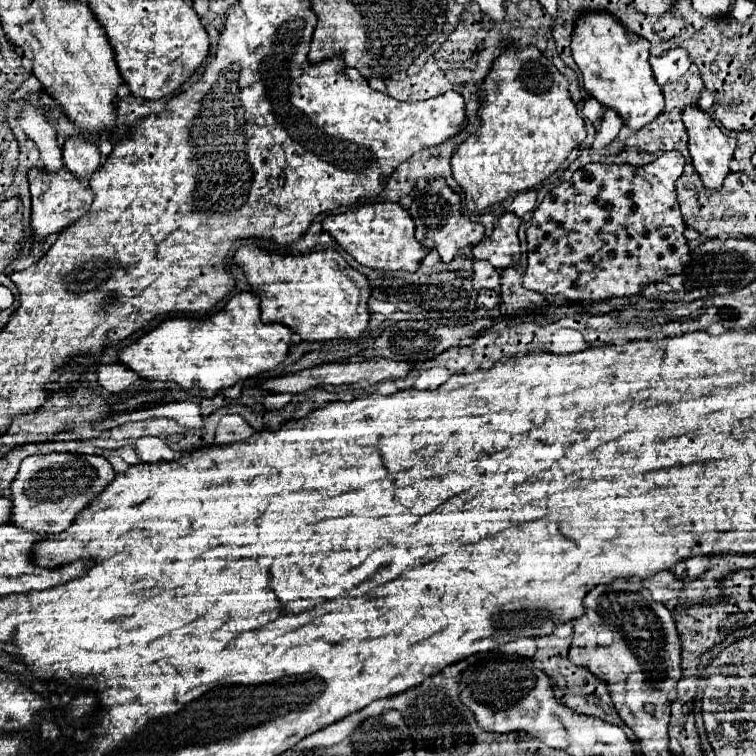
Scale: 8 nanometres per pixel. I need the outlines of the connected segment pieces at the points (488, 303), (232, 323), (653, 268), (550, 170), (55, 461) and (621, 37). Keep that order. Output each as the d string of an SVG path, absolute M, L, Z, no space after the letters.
M482 290L480 294L478 294L478 306L480 308L488 308L488 310L492 310L492 308L496 308L498 306L498 294L494 292L494 290Z
M240 292L240 294L236 294L234 298L230 298L228 304L226 304L220 312L214 312L214 314L208 316L208 318L196 318L196 320L194 320L194 318L168 318L168 320L164 320L164 322L158 324L154 330L150 330L150 332L144 334L142 338L138 338L134 344L122 348L122 350L118 352L118 358L120 358L120 362L122 362L126 368L134 370L138 376L142 376L142 378L146 378L146 380L170 380L170 382L176 382L178 386L182 386L182 390L186 390L186 392L192 394L192 396L212 398L214 394L218 394L218 392L224 390L224 388L234 386L236 382L248 380L248 378L252 378L252 376L256 376L256 374L260 374L260 372L266 372L266 370L276 368L276 366L284 360L284 356L288 354L290 344L292 344L292 342L290 342L290 328L280 326L280 324L264 324L264 322L260 322L260 298L258 298L254 292Z
M666 152L656 162L640 168L596 162L576 170L568 182L548 192L532 214L526 230L528 266L522 280L524 288L540 292L546 298L562 294L568 302L592 304L610 296L636 296L640 294L640 286L682 272L690 260L690 248L682 234L686 224L674 192L674 182L682 170L684 156L680 152Z
M508 48L484 78L480 126L452 152L454 180L466 194L466 206L480 212L512 194L524 192L554 174L566 156L586 138L584 120L568 92L568 78L536 48Z
M68 452L28 456L22 460L22 466L10 486L10 522L42 536L60 534L74 522L76 514L92 502L92 498L96 498L96 490L104 490L110 480L114 480L114 470L102 456Z
M602 10L584 12L574 24L570 50L582 72L586 92L602 106L614 108L632 130L650 124L664 110L664 96L648 62L650 42L628 30L614 14Z

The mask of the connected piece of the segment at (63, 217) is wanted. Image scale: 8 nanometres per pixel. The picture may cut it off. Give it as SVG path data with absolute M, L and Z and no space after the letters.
M38 168L28 170L30 194L32 194L32 230L36 238L48 238L54 232L62 232L68 224L84 216L94 200L94 192L88 182L78 180L70 170L62 168L58 172L46 172Z

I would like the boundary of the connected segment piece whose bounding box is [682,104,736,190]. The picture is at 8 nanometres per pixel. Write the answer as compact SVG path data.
M690 104L684 106L682 110L682 122L688 130L688 148L690 148L690 158L692 158L692 166L696 168L696 172L700 174L702 182L706 188L718 190L726 178L726 174L730 172L730 160L736 148L734 138L728 138L720 132L718 124L714 122L714 118L710 116L710 112L704 112L702 108L698 108L698 104Z

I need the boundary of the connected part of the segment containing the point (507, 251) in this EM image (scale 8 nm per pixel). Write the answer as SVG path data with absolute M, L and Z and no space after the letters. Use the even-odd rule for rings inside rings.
M512 212L502 214L496 220L496 226L488 238L472 248L476 260L488 260L494 268L508 268L520 258L520 242L518 242L518 226L520 218Z

